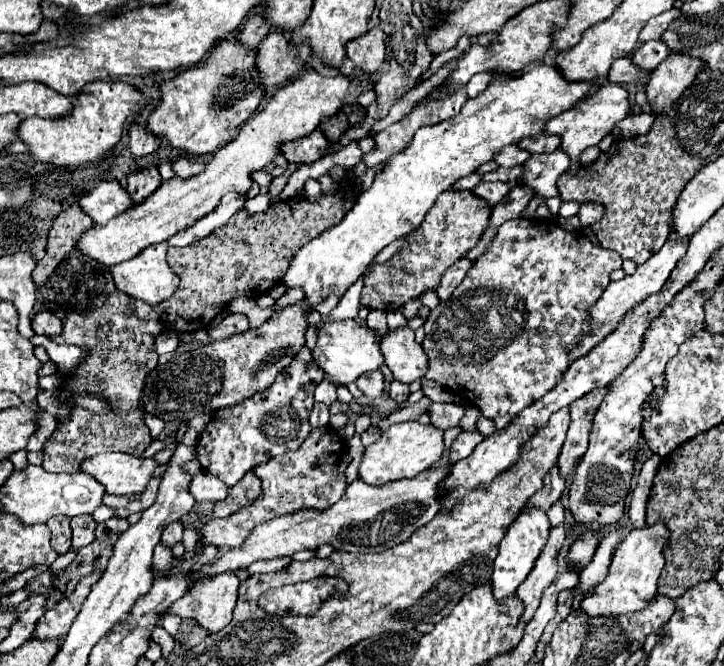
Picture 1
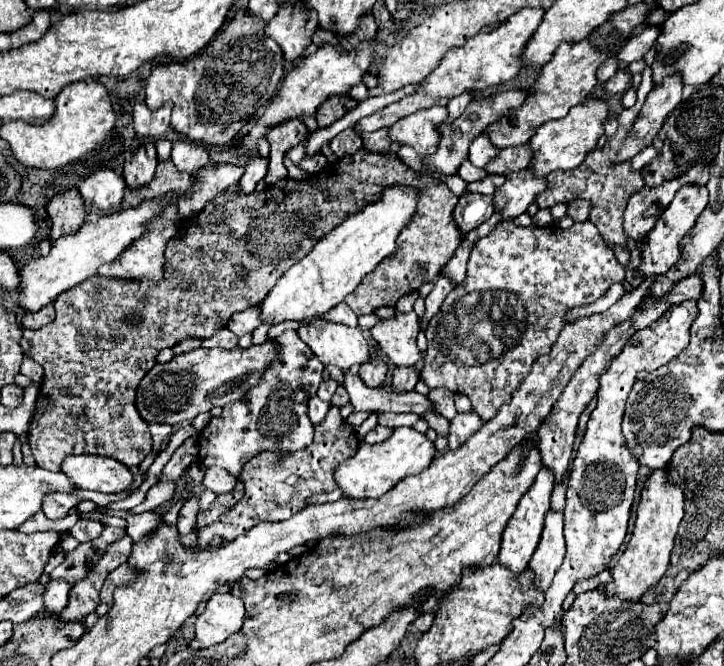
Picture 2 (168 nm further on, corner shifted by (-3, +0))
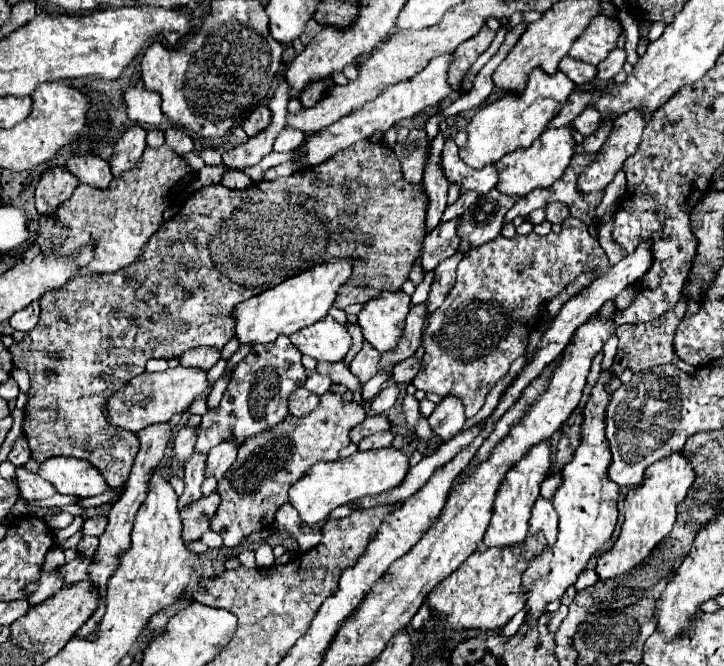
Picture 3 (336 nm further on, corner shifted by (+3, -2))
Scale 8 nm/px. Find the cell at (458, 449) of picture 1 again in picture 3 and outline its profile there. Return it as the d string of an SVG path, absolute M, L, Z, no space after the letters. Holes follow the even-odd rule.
M445 396L443 402L437 404L433 414L429 416L429 426L441 440L457 436L463 430L465 422L467 422L465 410L457 396Z

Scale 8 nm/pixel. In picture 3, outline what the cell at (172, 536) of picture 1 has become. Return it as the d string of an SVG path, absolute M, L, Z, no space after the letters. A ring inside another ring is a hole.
M193 454L193 458L185 462L185 492L179 496L179 508L201 498L201 484L205 480L203 466L205 454Z

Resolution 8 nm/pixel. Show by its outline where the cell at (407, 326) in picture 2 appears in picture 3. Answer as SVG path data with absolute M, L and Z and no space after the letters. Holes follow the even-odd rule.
M383 292L377 300L365 304L359 312L357 324L363 330L365 340L385 354L395 350L405 328L405 318L411 308L411 298L403 292Z

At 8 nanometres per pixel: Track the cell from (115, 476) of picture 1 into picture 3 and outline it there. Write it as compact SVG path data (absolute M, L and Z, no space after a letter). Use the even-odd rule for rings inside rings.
M49 458L41 464L39 476L49 480L59 494L75 494L75 496L99 496L109 486L101 472L87 464L87 460L79 458Z

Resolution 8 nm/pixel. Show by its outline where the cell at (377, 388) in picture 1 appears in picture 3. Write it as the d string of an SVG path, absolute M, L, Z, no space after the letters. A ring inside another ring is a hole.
M365 342L363 350L349 364L349 370L361 380L361 384L365 384L365 382L369 382L377 374L379 360L381 360L381 354L371 344Z

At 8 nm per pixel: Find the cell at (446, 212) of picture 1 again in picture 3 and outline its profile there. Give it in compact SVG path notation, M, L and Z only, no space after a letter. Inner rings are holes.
M367 140L353 144L353 148L347 148L343 152L337 152L333 158L329 158L327 162L319 164L319 166L311 166L305 168L301 172L295 172L293 176L287 178L277 178L277 180L263 180L259 184L251 184L245 190L231 190L225 188L223 184L213 184L213 186L205 186L199 192L195 192L185 204L183 208L177 212L175 218L171 218L169 222L163 222L163 226L155 232L155 236L149 240L149 244L145 246L145 256L141 256L141 260L137 264L131 264L131 268L123 268L117 274L89 274L89 276L75 276L69 284L65 284L59 290L47 292L41 298L41 320L39 324L25 334L25 338L21 342L15 342L9 352L13 356L13 366L15 368L25 368L31 376L31 388L27 392L29 400L25 406L25 424L23 424L23 432L25 438L29 442L31 448L31 458L37 460L39 464L45 462L51 456L75 456L75 458L83 458L91 464L95 464L99 468L99 472L105 476L109 488L119 488L125 484L125 480L129 478L129 470L131 464L139 452L139 438L137 434L117 428L113 424L109 424L107 420L107 400L119 392L133 376L139 376L145 370L145 364L149 358L173 358L173 356L181 356L181 352L191 350L195 346L213 346L213 348L223 348L233 332L235 332L235 318L233 318L233 310L239 302L261 294L273 286L277 286L281 280L295 276L297 272L303 272L305 268L313 268L313 264L321 264L325 260L331 260L333 256L349 256L355 258L355 268L353 274L349 276L349 280L341 286L341 292L335 298L335 308L345 310L349 304L367 304L369 300L375 300L377 296L381 296L383 292L399 292L401 286L407 282L409 272L413 268L413 264L421 258L423 252L423 238L427 234L427 226L425 226L425 218L427 218L427 208L429 208L429 196L423 190L421 184L409 184L403 174L401 174L401 166L399 160L395 158L393 150L387 148L385 144L371 144Z

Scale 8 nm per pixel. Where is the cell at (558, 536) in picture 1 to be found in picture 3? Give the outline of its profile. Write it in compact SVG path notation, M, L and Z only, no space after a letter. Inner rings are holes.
M537 498L537 504L533 506L531 520L529 520L529 532L531 534L543 534L547 540L547 546L553 548L557 540L557 512L553 510L551 504L543 504L545 498Z

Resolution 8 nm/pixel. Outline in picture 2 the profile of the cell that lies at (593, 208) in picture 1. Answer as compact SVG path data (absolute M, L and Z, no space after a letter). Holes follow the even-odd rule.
M575 200L567 204L567 216L571 216L573 222L585 222L589 216L589 210L591 210L591 204L585 200Z

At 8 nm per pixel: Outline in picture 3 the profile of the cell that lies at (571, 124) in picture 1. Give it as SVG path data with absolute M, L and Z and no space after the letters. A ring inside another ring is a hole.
M567 124L561 128L547 128L529 148L519 148L515 152L509 152L497 162L499 168L499 184L497 188L509 196L525 196L535 188L547 188L555 180L559 180L565 170L571 164L571 158L575 154L575 138L573 138L575 126Z

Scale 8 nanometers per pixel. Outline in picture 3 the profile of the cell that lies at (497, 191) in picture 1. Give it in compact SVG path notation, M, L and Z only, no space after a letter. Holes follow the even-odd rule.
M459 218L439 222L427 236L425 236L425 252L421 256L423 270L433 270L439 262L453 256L459 248L460 239L457 236L457 227L461 222Z

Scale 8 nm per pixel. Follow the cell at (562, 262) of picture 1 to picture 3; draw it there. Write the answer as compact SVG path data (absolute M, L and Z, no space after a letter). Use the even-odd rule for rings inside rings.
M567 218L559 234L537 236L535 232L525 236L497 236L489 244L469 248L459 262L457 282L447 294L441 308L433 314L427 314L427 328L423 332L423 348L425 356L421 360L421 370L413 378L413 386L417 390L435 392L441 396L457 396L465 406L465 416L473 418L485 404L485 396L489 390L507 376L509 366L517 356L525 352L529 342L529 332L537 318L541 316L545 304L557 298L569 284L573 284L581 274L597 272L603 276L609 272L609 260L599 242L589 234L587 224L577 218Z

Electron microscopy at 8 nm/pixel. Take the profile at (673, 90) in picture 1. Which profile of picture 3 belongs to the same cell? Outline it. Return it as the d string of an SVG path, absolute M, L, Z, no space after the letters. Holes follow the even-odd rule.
M629 110L623 116L619 116L613 124L607 142L601 146L595 162L581 172L579 190L603 190L615 178L623 162L629 156L633 156L633 152L637 152L645 124L647 122L641 110Z

